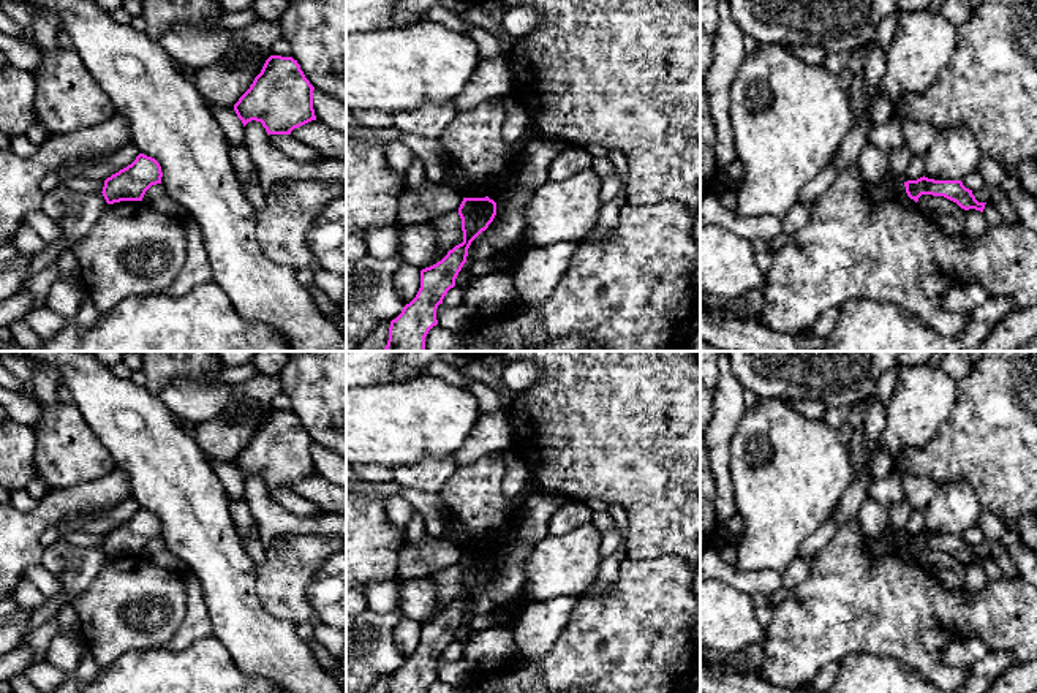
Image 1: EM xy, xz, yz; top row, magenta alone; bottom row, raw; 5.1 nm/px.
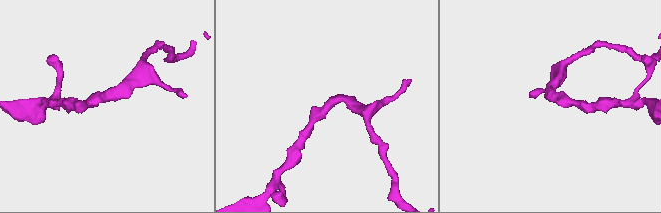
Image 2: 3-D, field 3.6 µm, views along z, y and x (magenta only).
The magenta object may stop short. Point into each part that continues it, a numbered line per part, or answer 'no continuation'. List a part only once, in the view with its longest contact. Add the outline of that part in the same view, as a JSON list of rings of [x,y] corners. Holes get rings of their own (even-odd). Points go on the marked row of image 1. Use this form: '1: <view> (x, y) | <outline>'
no continuation

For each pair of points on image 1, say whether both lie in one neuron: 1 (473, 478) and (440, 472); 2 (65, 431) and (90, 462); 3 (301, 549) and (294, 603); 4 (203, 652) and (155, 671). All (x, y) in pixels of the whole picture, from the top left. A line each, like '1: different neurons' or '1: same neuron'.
1: different neurons
2: same neuron
3: same neuron
4: same neuron

